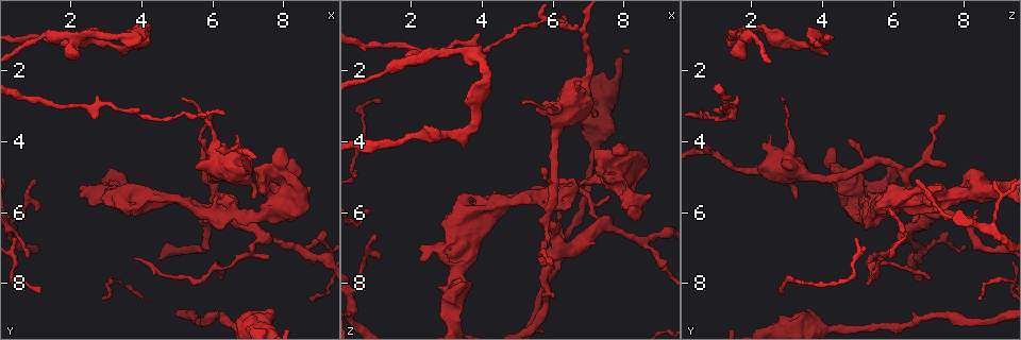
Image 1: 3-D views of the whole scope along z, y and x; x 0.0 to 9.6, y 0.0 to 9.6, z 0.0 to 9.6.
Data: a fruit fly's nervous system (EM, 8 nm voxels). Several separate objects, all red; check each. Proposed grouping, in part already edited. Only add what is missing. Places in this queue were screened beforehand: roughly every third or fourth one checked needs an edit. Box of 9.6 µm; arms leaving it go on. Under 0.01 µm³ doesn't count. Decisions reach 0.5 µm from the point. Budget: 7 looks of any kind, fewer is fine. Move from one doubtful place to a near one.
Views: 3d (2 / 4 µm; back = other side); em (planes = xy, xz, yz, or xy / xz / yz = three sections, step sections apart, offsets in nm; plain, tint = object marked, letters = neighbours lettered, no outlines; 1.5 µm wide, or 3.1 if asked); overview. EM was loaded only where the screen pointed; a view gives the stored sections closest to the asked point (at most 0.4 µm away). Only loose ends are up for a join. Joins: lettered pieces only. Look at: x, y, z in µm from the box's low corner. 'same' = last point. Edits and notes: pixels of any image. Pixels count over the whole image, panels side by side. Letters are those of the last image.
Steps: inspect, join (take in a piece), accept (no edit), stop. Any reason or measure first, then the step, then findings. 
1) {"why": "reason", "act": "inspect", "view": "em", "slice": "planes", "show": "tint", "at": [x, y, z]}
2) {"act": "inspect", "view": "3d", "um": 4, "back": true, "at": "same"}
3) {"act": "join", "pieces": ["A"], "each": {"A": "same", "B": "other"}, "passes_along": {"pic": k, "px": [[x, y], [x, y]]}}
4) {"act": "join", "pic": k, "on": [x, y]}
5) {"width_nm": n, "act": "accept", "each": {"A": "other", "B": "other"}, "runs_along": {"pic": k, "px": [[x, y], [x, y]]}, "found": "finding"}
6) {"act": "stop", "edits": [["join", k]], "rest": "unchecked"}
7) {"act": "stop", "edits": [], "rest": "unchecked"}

{"why": "tapers out", "act": "inspect", "view": "em", "slice": "planes", "show": "letters", "at": [7.55, 7.25, 5.55]}

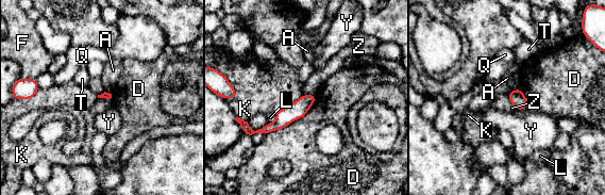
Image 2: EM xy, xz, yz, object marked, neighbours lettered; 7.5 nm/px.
{"longest_contact_nm": ["D", 500], "act": "accept", "each": {"A": "other", "D": "other", "F": "other", "K": "other", "L": "other", "Q": "other", "T": "other", "Y": "other", "Z": "other"}, "found": "no lettered piece goes on from it"}

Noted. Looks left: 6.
{"why": "thick end", "act": "inspect", "view": "em", "slice": "yz", "step": 4, "show": "tint", "at": [5.60, 4.75, 3.15]}

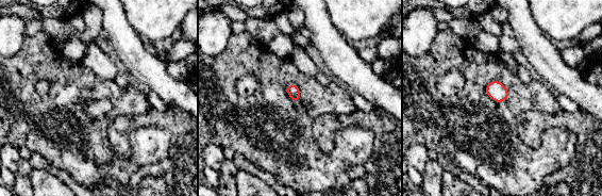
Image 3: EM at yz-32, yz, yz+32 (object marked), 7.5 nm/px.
{"why": "cut it another way", "act": "inspect", "view": "em", "slice": "planes", "show": "letters", "at": "same"}

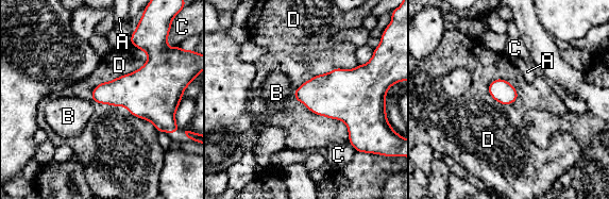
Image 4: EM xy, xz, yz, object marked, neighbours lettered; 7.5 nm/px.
{"act": "accept", "each": {"A": "other", "B": "other", "C": "other", "D": "other"}, "border": {"pic": 4, "px": [[357, 64], [313, 76], [294, 99]]}, "found": "none of them fits"}

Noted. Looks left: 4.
{"why": "thin end", "act": "inspect", "view": "3d", "um": 2, "back": true, "at": [1.05, 5.05, 6.65]}

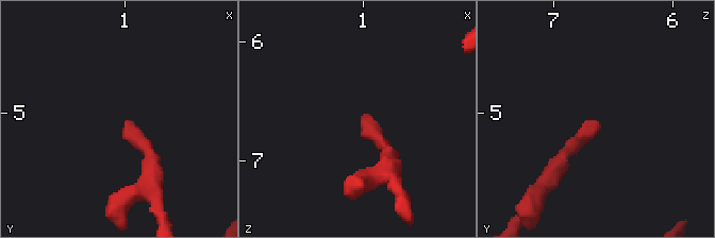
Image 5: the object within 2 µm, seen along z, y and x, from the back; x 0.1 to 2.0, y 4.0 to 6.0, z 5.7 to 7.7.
{"why": "now the EM", "act": "inspect", "view": "em", "slice": "xy", "step": 8, "show": "letters", "at": [0.98, 5.06, 6.64]}

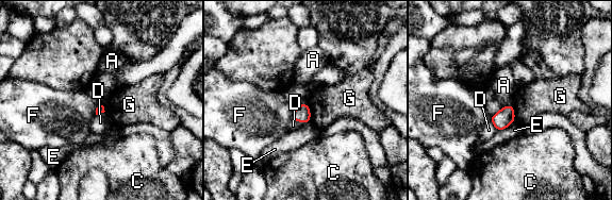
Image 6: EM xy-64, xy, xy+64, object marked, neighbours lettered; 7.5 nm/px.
{"act": "inspect", "view": "em", "slice": "planes", "show": "letters", "at": "same"}

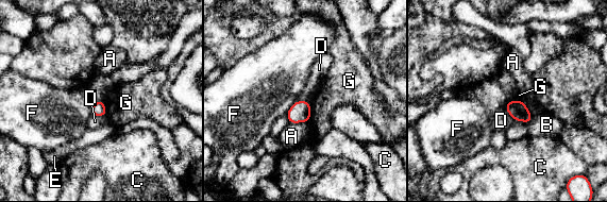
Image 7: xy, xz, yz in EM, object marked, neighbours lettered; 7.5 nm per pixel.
{"width_nm": 100, "longest_contact_nm": ["G", 160], "act": "accept", "each": {"A": "other", "B": "other", "C": "other", "D": "other", "E": "other", "F": "other", "G": "other"}, "found": "none of them fits"}

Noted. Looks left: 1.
{"act": "stop", "edits": [], "rest": "unchecked"}

